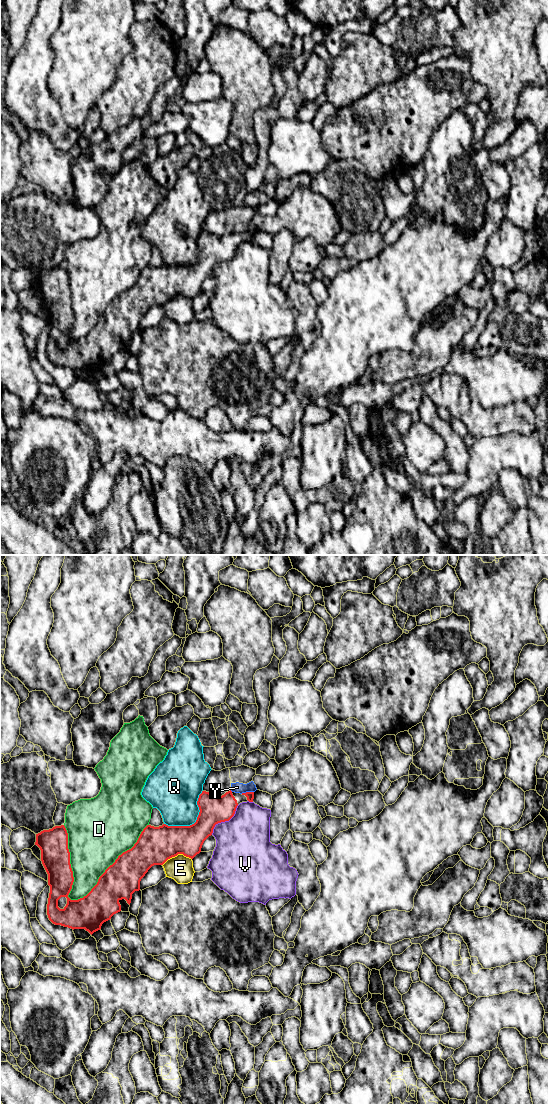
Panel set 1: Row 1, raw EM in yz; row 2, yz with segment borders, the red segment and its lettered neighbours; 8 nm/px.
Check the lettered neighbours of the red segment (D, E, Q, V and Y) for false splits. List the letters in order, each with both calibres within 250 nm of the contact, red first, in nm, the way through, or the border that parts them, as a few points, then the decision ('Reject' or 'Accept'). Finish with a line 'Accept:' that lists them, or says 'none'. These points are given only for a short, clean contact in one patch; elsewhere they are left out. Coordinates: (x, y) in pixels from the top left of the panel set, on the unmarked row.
D: Thickness 300 nm (red) against 440 nm. Reject
E: Thickness 300 nm (red) against 200 nm. Reject
Q: Thickness 240 nm (red) against 340 nm. Reject
V: Thickness 220 nm (red) against 440 nm. Reject
Y: Thickness 60 nm (red) against 90 nm. Boundary: yz (253, 231), (241, 233). Reject
Accept: none

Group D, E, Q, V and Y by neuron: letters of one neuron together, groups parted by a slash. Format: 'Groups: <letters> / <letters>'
Groups: D / E / Q / V / Y

